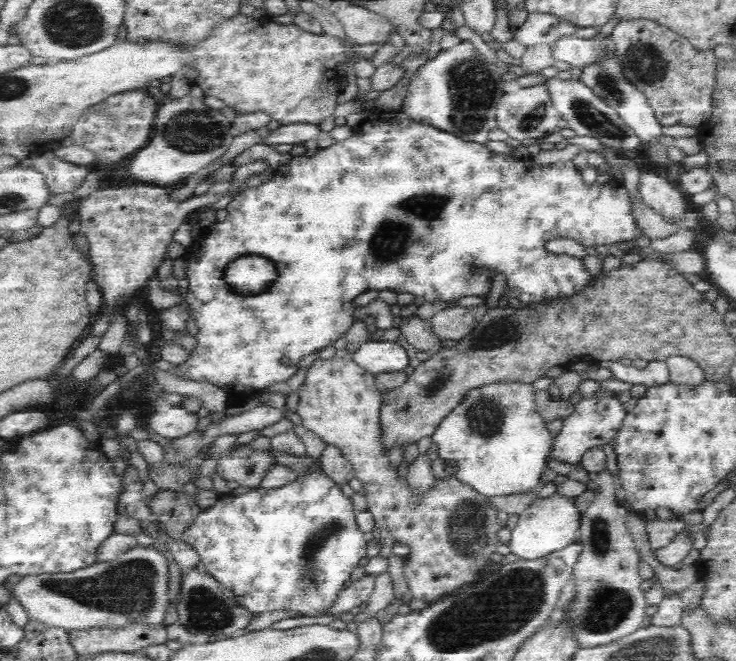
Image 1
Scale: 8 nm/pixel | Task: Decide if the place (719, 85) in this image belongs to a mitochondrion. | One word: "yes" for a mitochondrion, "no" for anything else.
no

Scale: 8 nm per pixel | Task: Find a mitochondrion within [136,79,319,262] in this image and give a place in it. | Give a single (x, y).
(194, 130)

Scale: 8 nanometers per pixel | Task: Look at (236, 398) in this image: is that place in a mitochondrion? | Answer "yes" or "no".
no

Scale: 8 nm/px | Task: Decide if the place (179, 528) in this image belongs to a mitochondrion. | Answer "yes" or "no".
no

